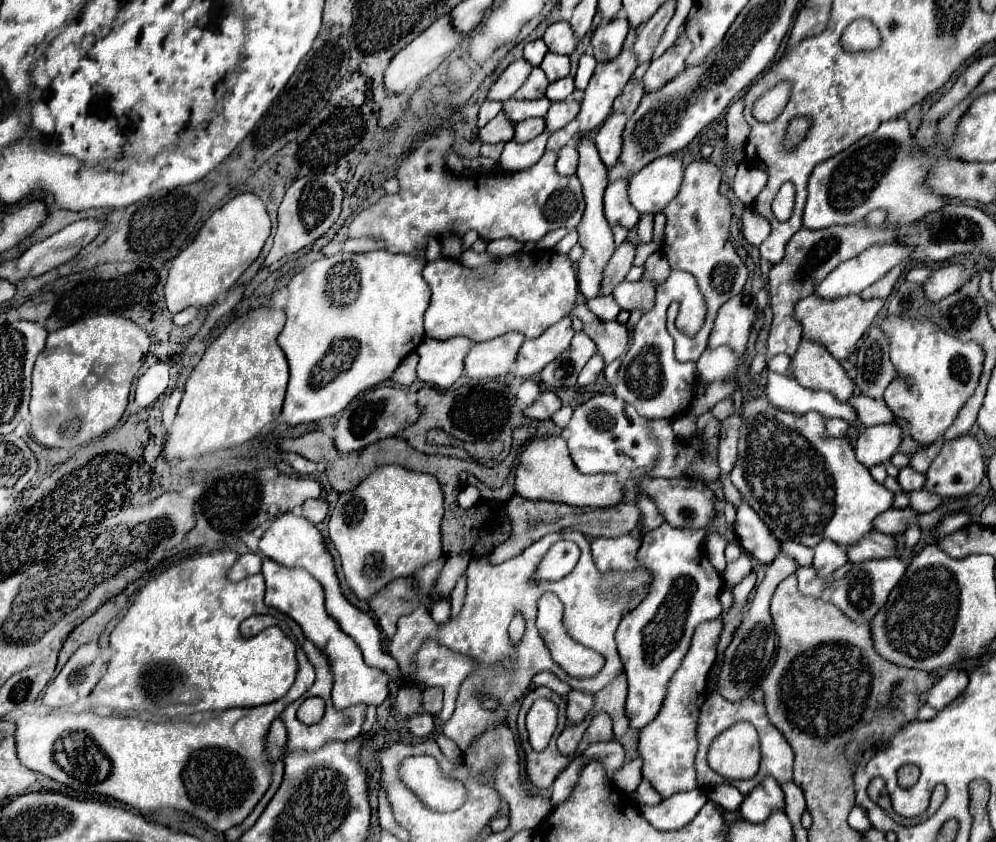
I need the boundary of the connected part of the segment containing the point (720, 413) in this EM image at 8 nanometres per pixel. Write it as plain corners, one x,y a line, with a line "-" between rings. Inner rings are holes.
726,399
726,401
716,403
716,405
710,409
710,413
712,413
718,421
724,421
724,419
732,413
732,399

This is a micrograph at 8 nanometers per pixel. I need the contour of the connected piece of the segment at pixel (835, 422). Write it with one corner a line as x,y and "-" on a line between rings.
826,419
826,435
828,437
844,437
848,431
850,423
844,419

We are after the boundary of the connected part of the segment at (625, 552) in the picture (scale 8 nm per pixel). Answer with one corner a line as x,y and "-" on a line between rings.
622,535
622,537
596,537
592,539
590,547
592,547
592,557
596,567
606,573
612,569
620,569
620,571
630,571
634,567
638,567
636,561
636,553
640,547
640,539
632,537
632,535

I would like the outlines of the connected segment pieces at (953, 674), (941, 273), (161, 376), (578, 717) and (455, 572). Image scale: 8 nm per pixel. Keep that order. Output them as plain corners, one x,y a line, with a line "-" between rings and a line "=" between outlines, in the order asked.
952,667
942,679
934,683
934,687
928,691
926,703
934,709
944,709
948,703
952,703
968,685
968,675
962,669
=
948,265
944,269
934,271
934,275
926,281
924,291
930,301
938,301
946,295
956,293
978,269
968,265
=
154,363
136,383
134,401
138,407
148,407
154,403
168,387
168,365
=
570,691
568,693
568,723
578,723
584,719
584,715
592,709
594,703
594,695
588,693
578,693
578,691
=
464,553
448,557
448,561
446,561
446,565
444,565
444,569
442,569
440,577
438,577
438,583
434,587
434,595
448,597
450,591
452,591
452,587
454,587
454,583
458,581
458,577
466,571
469,560
469,555
465,555

